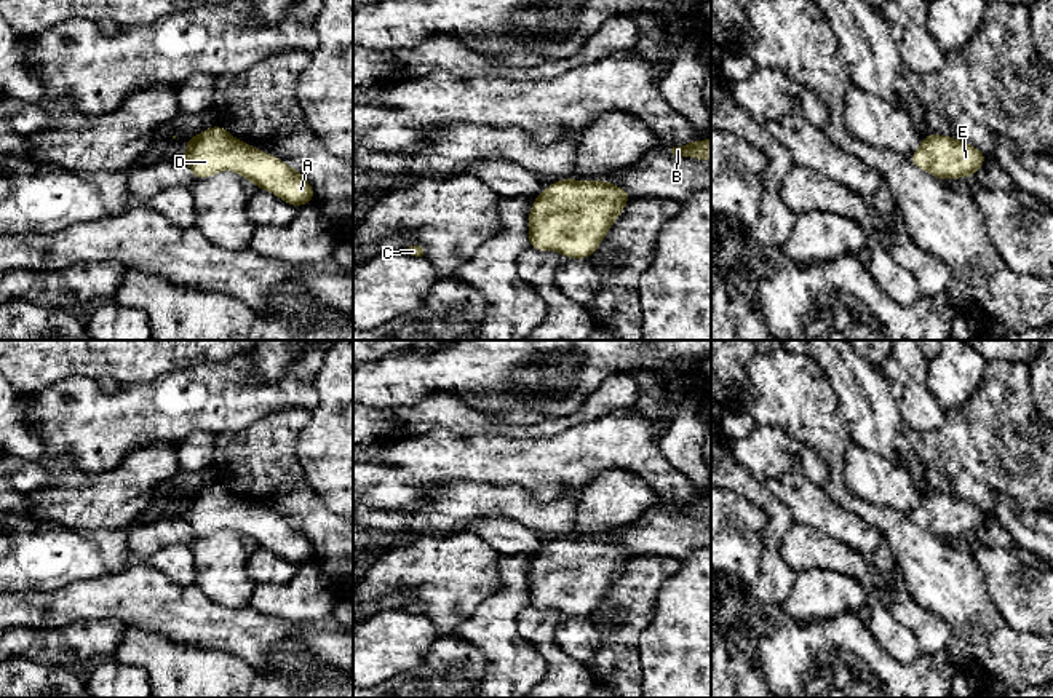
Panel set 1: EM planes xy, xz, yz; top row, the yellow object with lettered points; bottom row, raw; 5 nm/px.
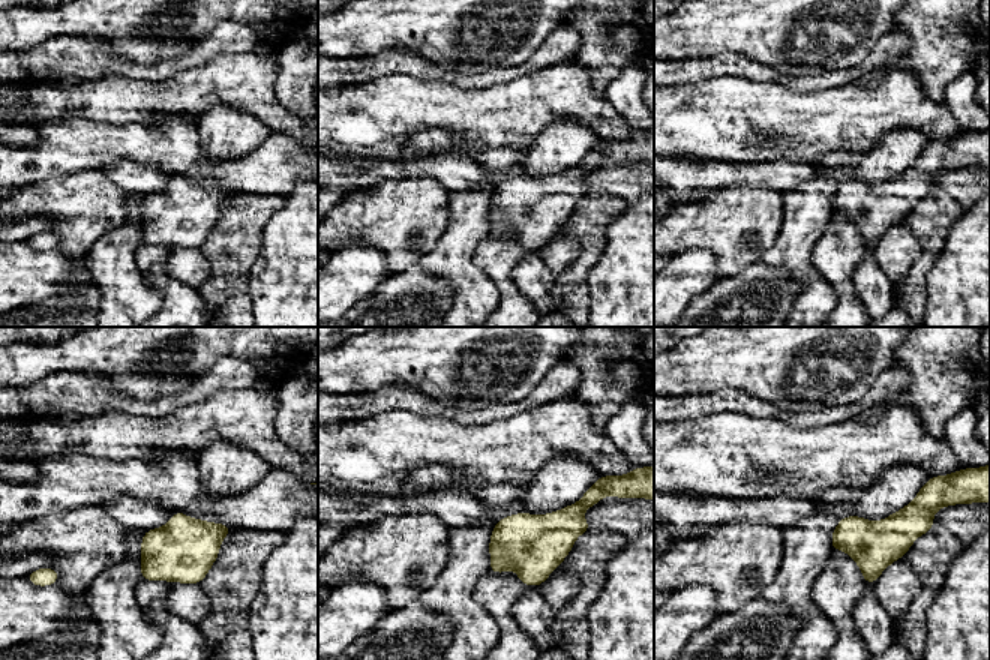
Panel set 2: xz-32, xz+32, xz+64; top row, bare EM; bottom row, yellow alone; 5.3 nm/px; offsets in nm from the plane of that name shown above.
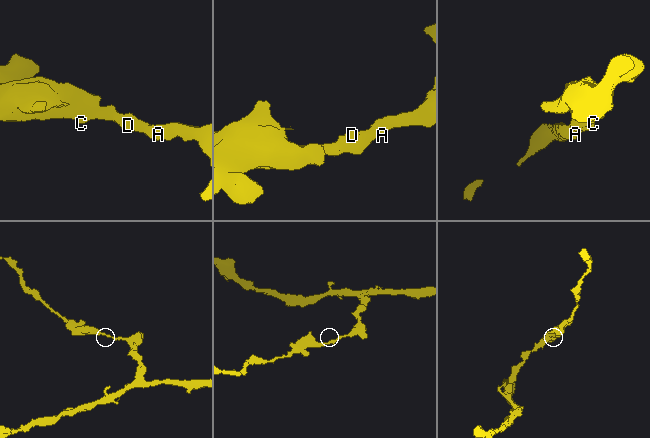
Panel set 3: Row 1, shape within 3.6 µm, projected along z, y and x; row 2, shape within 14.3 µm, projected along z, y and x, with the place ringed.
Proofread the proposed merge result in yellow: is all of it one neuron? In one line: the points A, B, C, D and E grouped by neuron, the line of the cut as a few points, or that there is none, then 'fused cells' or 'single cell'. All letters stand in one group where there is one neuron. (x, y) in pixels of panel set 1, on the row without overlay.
A B C D E | no cut | single cell

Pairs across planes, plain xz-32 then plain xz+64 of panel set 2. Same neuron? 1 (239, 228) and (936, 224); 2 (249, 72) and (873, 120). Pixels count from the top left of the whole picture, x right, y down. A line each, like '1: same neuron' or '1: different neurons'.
1: same neuron
2: same neuron

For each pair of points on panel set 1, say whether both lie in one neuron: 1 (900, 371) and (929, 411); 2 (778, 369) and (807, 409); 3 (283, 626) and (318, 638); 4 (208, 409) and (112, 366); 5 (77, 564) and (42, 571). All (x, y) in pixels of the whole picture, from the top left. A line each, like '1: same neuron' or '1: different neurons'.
1: same neuron
2: same neuron
3: same neuron
4: different neurons
5: same neuron

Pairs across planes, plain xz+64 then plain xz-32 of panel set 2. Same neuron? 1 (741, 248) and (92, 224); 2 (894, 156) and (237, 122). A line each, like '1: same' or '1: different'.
1: same
2: same

